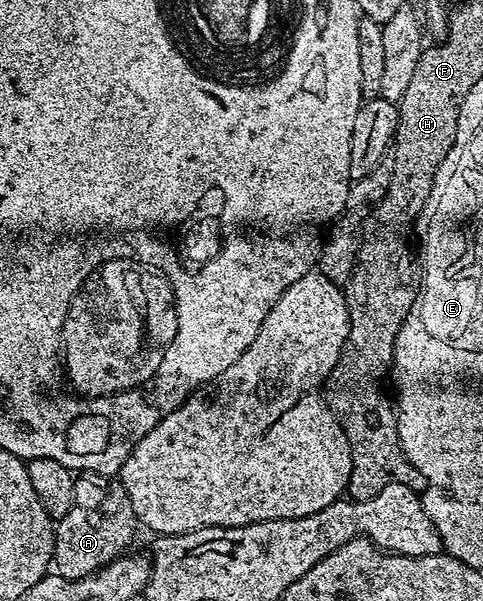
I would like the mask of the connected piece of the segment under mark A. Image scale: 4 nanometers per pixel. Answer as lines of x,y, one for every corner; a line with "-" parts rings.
83,473
76,478
74,498
70,512
59,519
54,528
53,567
64,579
81,579
100,570
131,547
129,544
138,531
133,505
118,480
109,481
105,475

